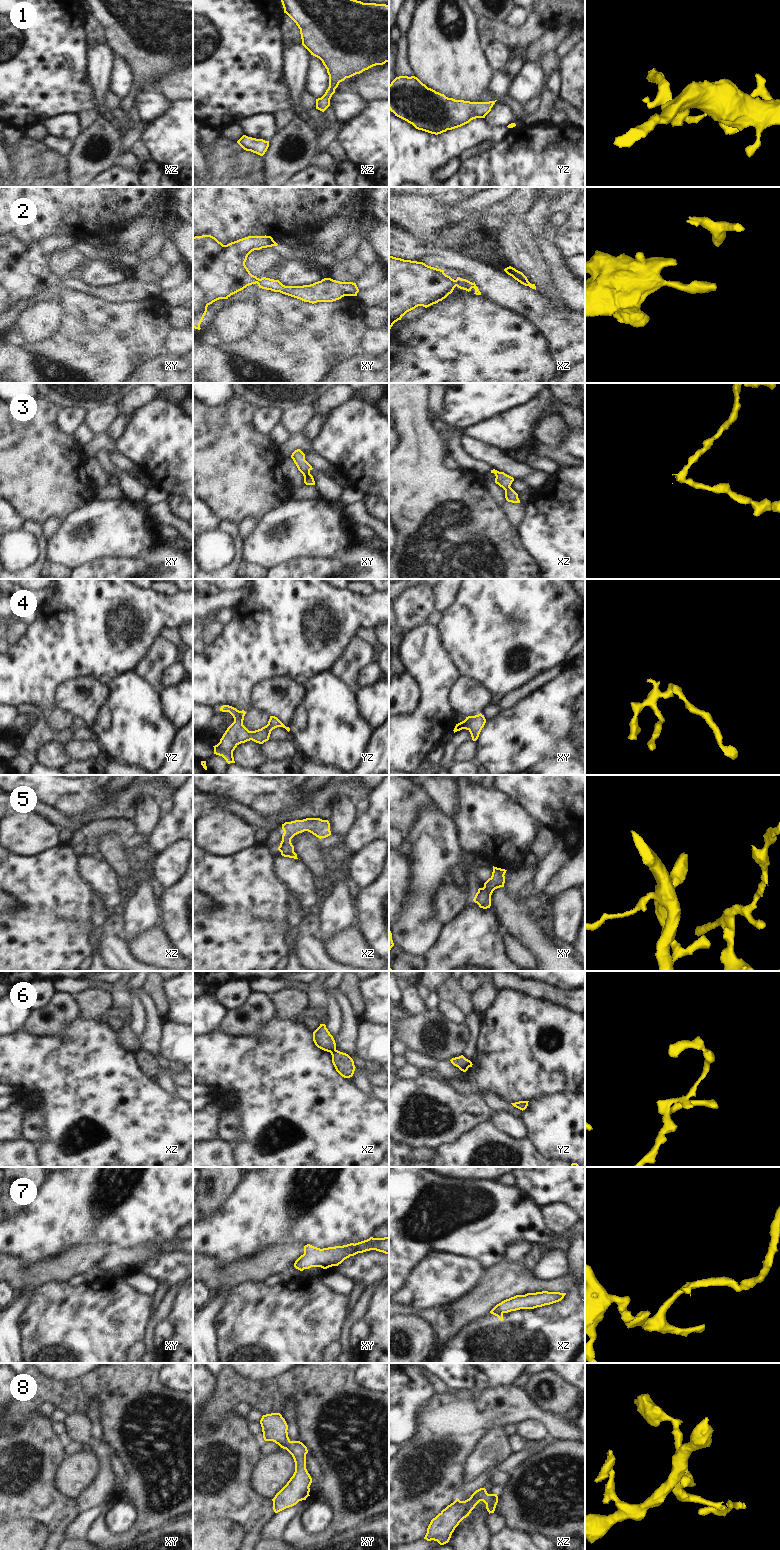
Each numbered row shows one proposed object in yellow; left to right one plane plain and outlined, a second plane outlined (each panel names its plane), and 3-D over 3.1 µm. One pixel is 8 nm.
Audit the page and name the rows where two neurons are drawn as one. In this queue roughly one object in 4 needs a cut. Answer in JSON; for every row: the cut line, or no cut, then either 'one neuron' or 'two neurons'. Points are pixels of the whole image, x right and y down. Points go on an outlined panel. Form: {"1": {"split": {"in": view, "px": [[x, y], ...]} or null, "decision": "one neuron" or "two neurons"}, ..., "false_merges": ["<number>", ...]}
{"1": {"split": null, "decision": "one neuron"}, "2": {"split": null, "decision": "one neuron"}, "3": {"split": null, "decision": "one neuron"}, "4": {"split": null, "decision": "one neuron"}, "5": {"split": null, "decision": "one neuron"}, "6": {"split": {"in": "xz", "px": [[335, 1049], [330, 1052]]}, "decision": "two neurons"}, "7": {"split": null, "decision": "one neuron"}, "8": {"split": null, "decision": "one neuron"}, "false_merges": ["6"]}

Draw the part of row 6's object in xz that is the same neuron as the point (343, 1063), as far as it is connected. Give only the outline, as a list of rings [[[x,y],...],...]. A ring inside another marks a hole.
[[[335,1050],[331,1052],[332,1063],[336,1071],[344,1078],[350,1078],[355,1071],[353,1059],[346,1053]]]

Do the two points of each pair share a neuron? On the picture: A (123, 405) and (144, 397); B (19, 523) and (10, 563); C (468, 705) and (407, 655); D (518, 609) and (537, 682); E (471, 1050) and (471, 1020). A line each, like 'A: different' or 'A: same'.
A: same
B: different
C: different
D: different
E: same

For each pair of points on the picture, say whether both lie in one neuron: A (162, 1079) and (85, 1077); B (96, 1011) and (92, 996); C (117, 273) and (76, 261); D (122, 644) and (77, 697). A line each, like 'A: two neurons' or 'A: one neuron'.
A: two neurons
B: one neuron
C: two neurons
D: two neurons

